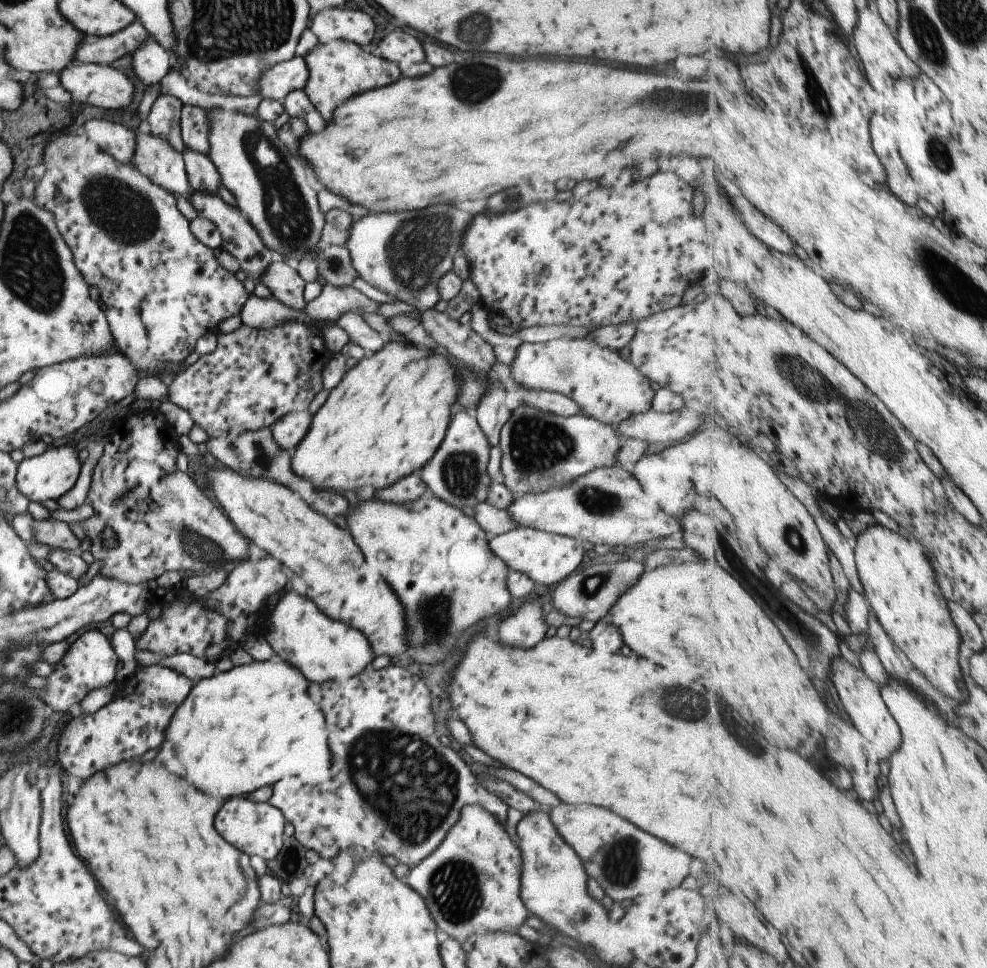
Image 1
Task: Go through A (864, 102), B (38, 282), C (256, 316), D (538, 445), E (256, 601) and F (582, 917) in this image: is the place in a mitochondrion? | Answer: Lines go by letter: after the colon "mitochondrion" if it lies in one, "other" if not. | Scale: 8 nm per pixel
A: other
B: mitochondrion
C: other
D: mitochondrion
E: other
F: mitochondrion

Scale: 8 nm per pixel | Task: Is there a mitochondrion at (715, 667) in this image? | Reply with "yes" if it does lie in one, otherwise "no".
no

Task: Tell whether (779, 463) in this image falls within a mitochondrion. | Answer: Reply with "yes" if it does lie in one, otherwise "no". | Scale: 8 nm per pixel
no

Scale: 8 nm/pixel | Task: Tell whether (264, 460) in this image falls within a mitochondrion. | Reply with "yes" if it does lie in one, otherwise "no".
yes

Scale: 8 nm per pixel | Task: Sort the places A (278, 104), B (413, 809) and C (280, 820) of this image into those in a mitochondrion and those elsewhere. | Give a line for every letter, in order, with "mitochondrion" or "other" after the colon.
A: other
B: mitochondrion
C: other

